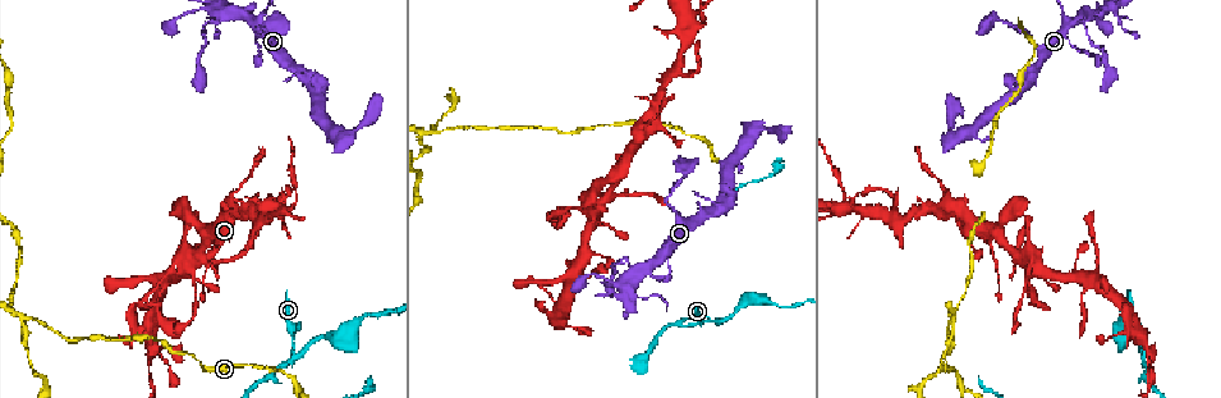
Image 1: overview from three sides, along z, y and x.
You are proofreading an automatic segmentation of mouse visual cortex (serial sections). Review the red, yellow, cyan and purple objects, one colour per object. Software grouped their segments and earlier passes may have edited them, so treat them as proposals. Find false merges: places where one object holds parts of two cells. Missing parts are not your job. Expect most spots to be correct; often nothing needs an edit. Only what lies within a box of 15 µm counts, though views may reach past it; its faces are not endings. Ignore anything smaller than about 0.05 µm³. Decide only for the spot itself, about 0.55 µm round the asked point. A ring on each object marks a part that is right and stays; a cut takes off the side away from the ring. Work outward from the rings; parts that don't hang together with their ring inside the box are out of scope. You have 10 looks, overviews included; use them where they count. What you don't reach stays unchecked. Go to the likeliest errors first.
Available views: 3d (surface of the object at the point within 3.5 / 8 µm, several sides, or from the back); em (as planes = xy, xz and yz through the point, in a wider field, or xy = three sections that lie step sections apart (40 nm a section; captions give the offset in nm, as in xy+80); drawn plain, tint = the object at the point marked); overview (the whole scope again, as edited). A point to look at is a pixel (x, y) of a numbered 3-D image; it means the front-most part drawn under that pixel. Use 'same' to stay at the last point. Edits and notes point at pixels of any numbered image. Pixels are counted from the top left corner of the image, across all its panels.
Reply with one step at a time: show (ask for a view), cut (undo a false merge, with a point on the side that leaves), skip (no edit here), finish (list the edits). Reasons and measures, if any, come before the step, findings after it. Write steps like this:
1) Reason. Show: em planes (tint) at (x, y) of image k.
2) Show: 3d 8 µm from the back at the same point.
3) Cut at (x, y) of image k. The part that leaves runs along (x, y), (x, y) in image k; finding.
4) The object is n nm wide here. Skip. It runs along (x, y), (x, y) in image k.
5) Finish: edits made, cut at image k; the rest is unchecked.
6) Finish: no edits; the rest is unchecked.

A narrow waist. Show: 3d 8 µm at (955, 318) of image 1.

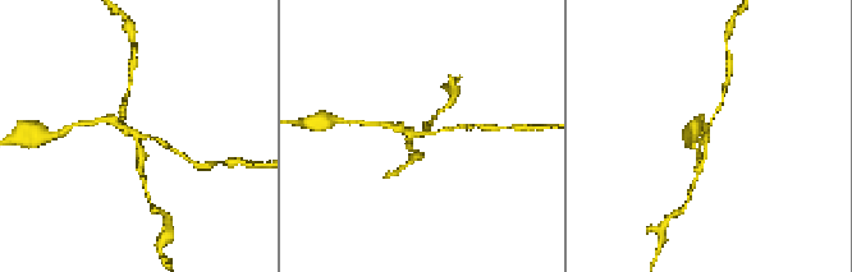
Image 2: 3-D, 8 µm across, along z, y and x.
4 arms meet here; the arms are 100, 150, 150, 200 nm wide. Show: em xy step 1 (tint) at (140, 133) of image 2.

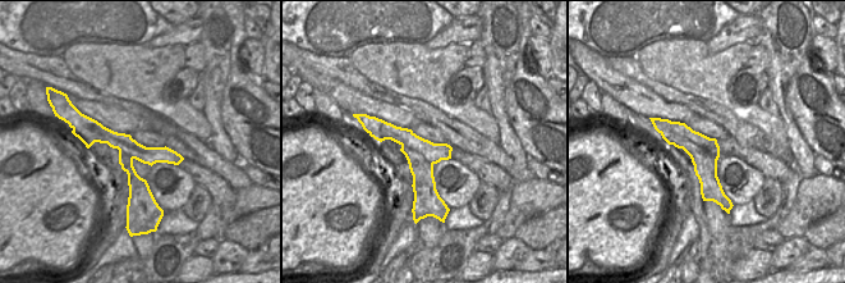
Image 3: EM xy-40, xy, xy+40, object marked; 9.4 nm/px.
Cut at (140, 161) of image 2. A border runs along (665, 136), (679, 133), (716, 160) in image 3; a second cell is stuck on.

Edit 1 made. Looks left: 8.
Abrupt turn. Show: 3d 8 µm at (1064, 15) of image 1.

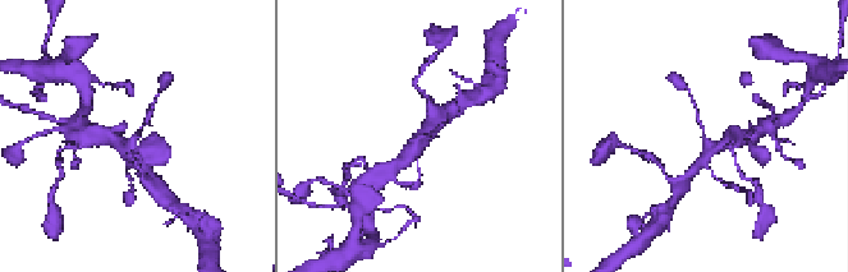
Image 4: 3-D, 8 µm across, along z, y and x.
3 arms meet here; the arms are 150, 300, 300 nm wide; shape alone is not enough. Show: em xy step 1 (tint) at (423, 135) of image 4.

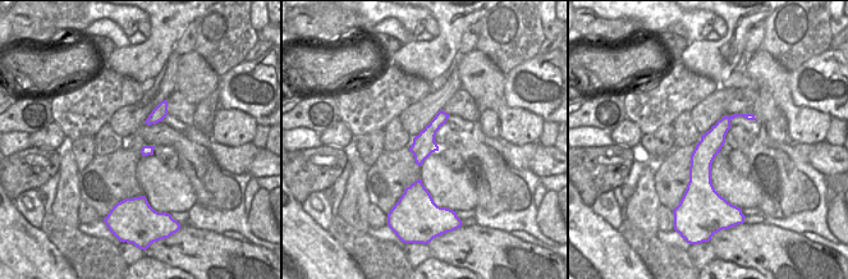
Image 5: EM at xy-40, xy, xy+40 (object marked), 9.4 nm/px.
Skip. It runs along (750, 117), (733, 115), (705, 151), (704, 199) in image 5; continuous, no second cell.

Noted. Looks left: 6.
Show: 3d 3.5 µm at (701, 326) of image 1.

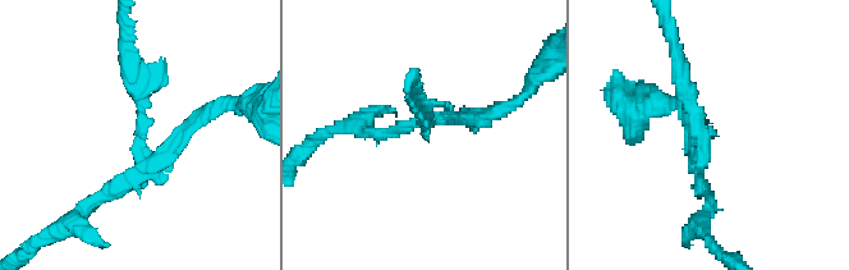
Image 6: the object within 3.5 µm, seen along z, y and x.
Need the tissue. Show: em xy step 5 (tint) at (704, 148) of image 6.

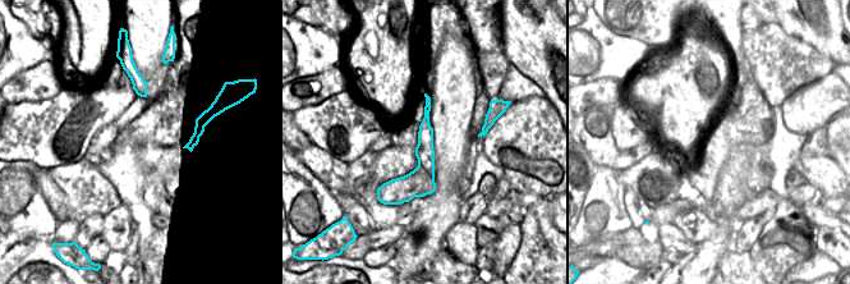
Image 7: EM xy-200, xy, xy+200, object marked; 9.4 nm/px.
The object is 180 nm wide here. Skip. It runs along (426, 120), (424, 173), (404, 193) in image 7; one cell here.

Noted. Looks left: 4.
Abrupt turn. Show: 3d 8 µm at (209, 21) of image 1.

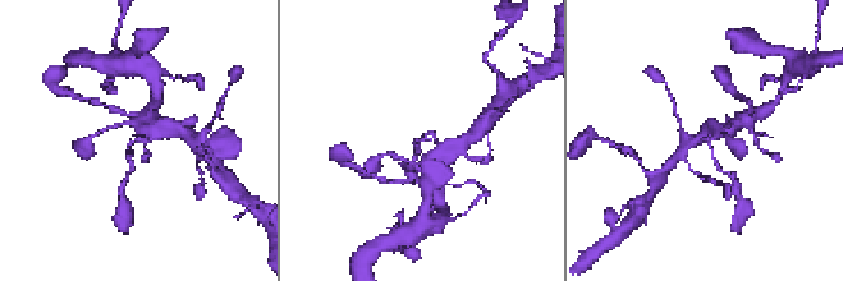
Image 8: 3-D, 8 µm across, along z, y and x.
Zoom in. Show: 3d 3.5 µm at (135, 140) of image 8.

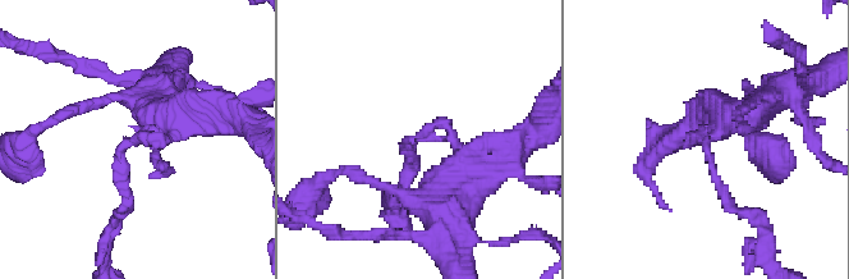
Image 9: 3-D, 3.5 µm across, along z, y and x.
Now the EM. Show: em xy step 5 (tint) at (415, 141) of image 9.

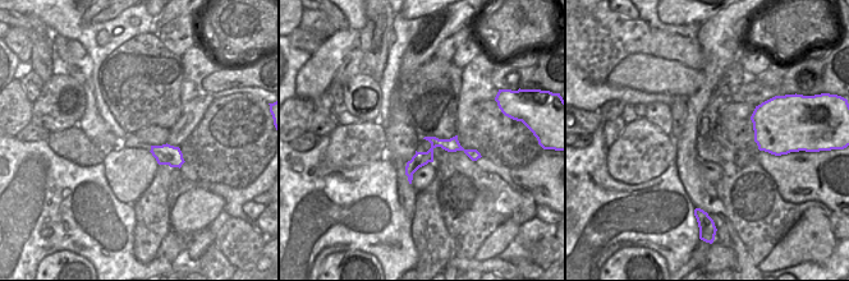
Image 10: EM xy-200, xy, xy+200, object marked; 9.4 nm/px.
The arms are 150, 400 nm wide. Skip. It runs along (475, 155), (436, 144), (408, 171) in image 10; all the same cell.

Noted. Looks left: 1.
Finish: edits made, cut at image 2; the rest is unchecked.

